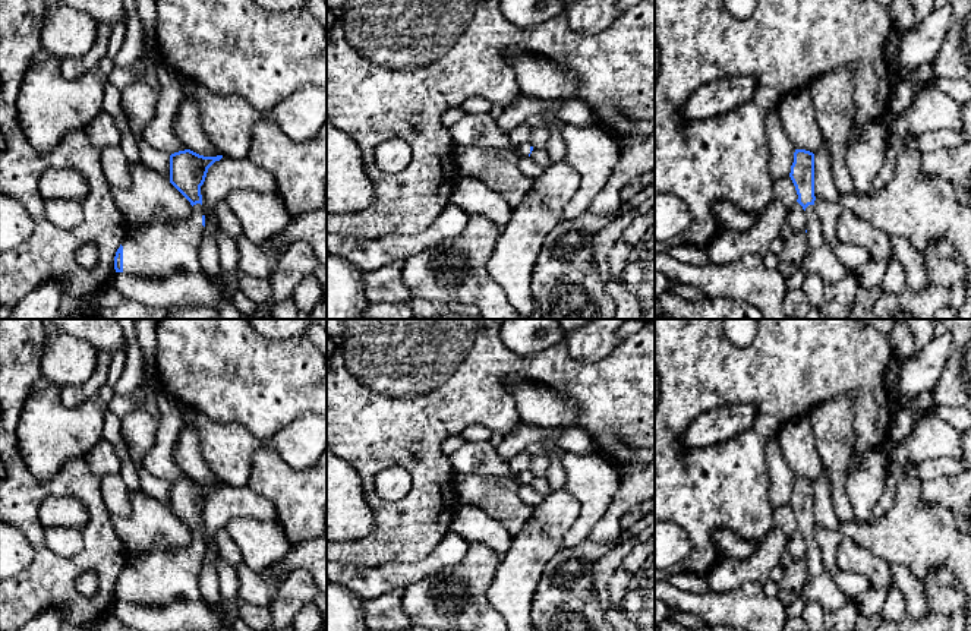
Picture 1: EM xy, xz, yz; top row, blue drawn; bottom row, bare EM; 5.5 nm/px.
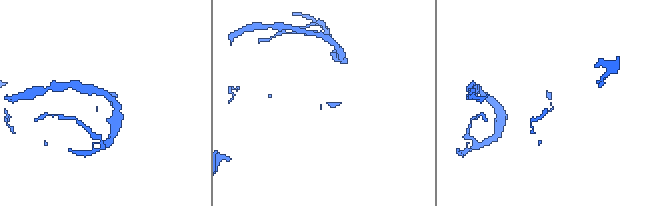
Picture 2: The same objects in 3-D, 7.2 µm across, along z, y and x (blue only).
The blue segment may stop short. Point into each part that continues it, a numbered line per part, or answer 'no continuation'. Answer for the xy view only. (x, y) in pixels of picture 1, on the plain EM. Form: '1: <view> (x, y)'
1: xy (157, 580)

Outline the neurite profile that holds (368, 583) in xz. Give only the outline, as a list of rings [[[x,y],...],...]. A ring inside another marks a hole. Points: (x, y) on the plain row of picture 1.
[[[450,530],[432,553],[420,562],[390,562],[381,567],[330,562],[327,581],[347,587],[362,600],[372,600],[457,564],[466,556],[469,546],[470,543],[463,536]]]

